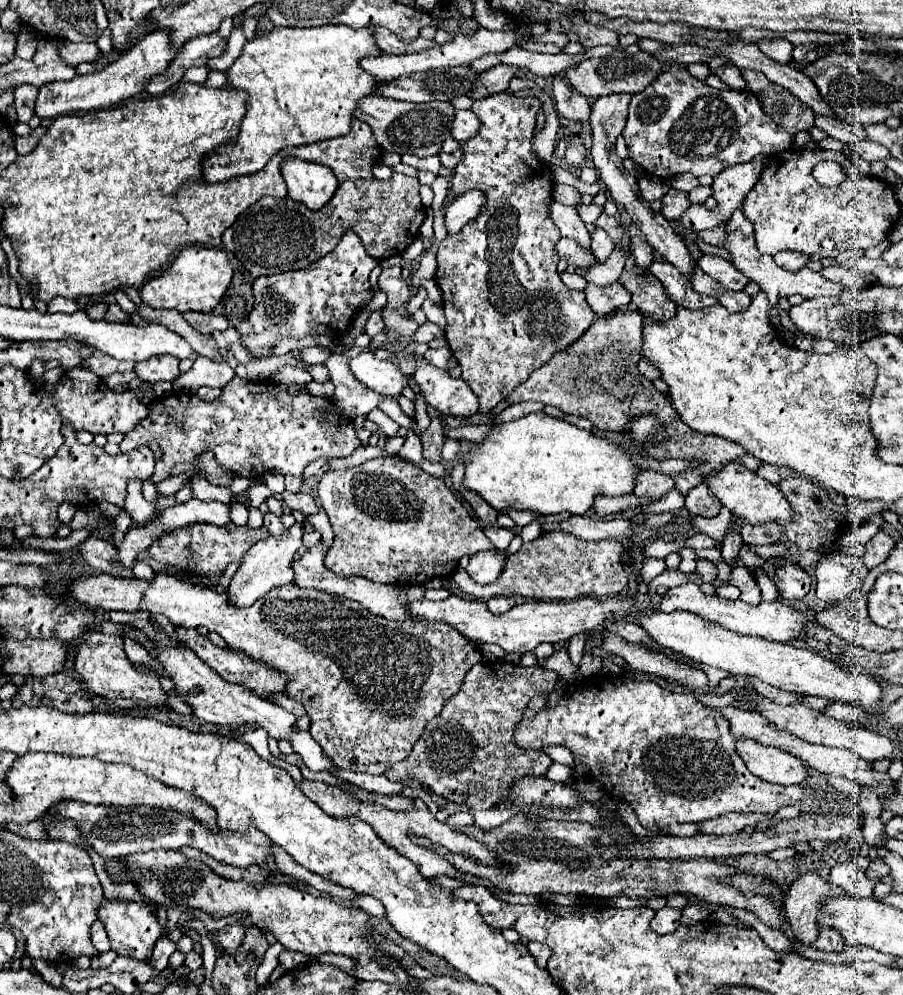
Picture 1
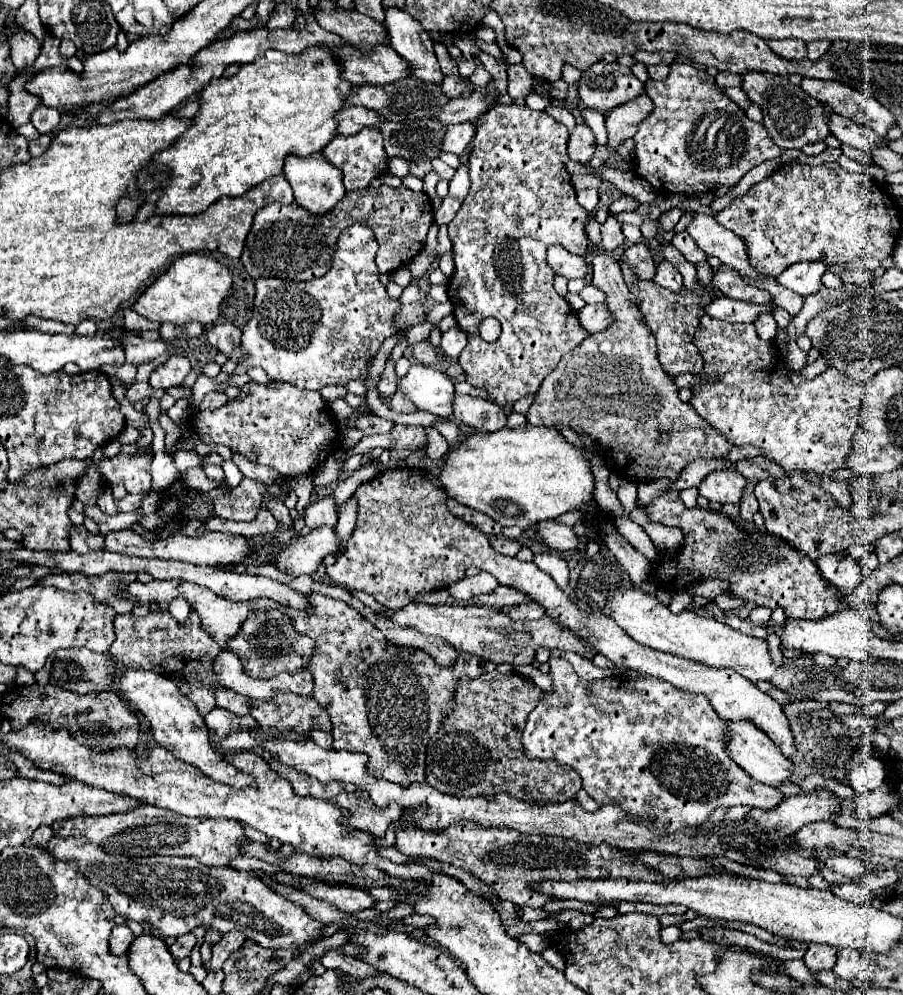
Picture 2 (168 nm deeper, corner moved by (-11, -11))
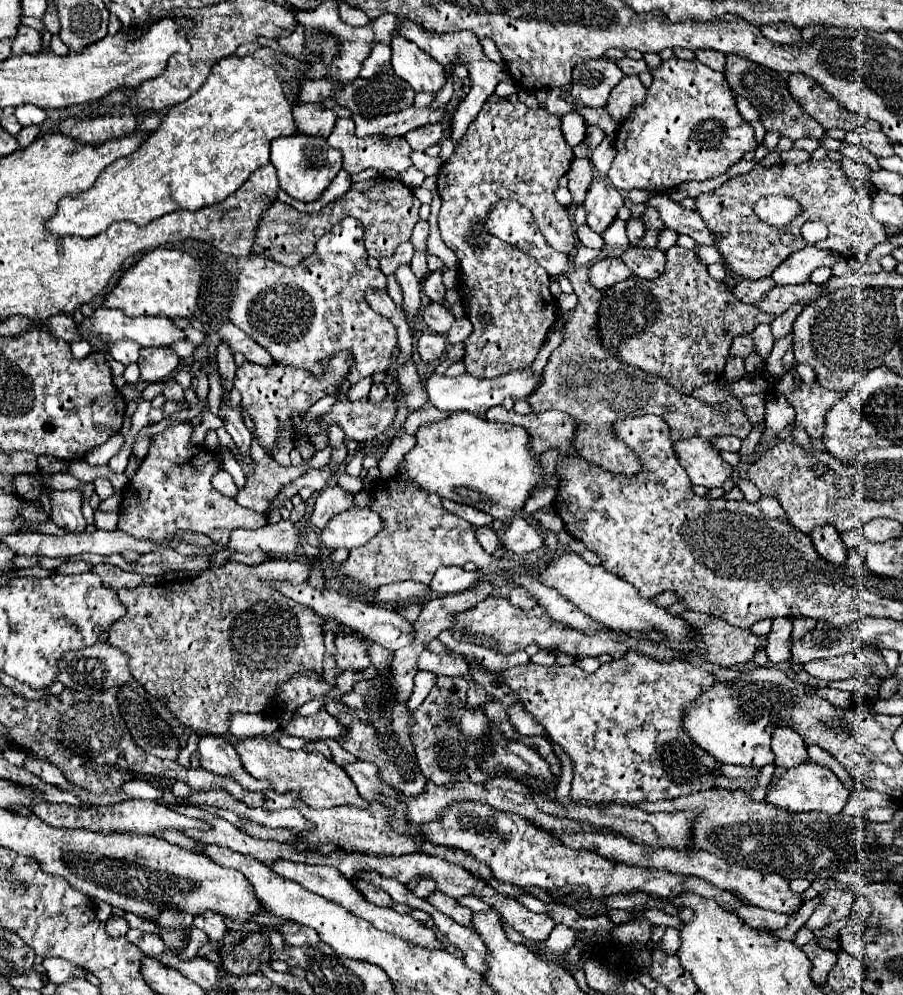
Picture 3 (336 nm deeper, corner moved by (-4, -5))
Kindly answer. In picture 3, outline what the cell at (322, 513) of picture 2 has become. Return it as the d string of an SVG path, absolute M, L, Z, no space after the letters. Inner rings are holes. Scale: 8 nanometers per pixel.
M327 486L323 492L319 492L315 500L315 508L311 514L311 526L317 530L323 530L333 516L349 510L351 506L353 506L353 494L345 492L339 486Z

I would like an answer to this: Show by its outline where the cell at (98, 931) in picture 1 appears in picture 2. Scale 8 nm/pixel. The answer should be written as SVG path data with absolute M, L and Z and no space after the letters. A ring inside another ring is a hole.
M114 926L112 934L110 934L110 952L114 956L124 956L132 938L134 938L134 934L128 926Z

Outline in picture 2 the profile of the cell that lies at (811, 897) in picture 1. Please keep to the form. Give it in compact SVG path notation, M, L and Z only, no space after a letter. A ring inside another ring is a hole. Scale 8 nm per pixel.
M808 944L808 952L804 956L804 962L812 972L830 970L834 966L834 960L836 960L836 948Z

